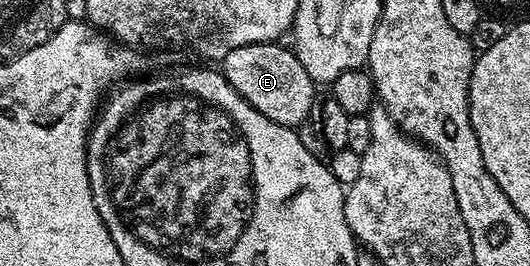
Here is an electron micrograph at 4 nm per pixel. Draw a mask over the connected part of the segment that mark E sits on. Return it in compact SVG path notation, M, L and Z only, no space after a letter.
M260 42L247 44L243 48L235 48L220 59L219 69L224 74L227 84L251 104L267 120L280 126L301 128L308 123L312 102L315 97L315 83L307 76L307 68L299 64L296 54L288 45L277 42Z

